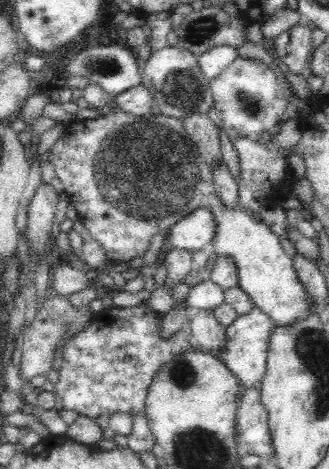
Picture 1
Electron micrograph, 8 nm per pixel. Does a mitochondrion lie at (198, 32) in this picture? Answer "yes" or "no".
yes

